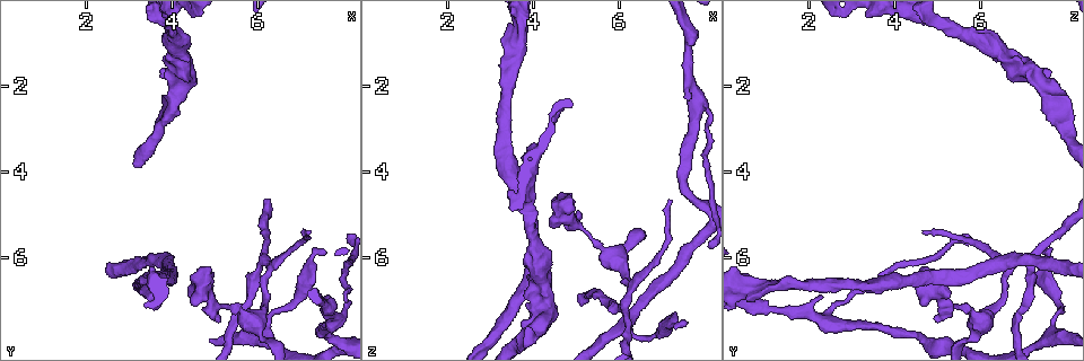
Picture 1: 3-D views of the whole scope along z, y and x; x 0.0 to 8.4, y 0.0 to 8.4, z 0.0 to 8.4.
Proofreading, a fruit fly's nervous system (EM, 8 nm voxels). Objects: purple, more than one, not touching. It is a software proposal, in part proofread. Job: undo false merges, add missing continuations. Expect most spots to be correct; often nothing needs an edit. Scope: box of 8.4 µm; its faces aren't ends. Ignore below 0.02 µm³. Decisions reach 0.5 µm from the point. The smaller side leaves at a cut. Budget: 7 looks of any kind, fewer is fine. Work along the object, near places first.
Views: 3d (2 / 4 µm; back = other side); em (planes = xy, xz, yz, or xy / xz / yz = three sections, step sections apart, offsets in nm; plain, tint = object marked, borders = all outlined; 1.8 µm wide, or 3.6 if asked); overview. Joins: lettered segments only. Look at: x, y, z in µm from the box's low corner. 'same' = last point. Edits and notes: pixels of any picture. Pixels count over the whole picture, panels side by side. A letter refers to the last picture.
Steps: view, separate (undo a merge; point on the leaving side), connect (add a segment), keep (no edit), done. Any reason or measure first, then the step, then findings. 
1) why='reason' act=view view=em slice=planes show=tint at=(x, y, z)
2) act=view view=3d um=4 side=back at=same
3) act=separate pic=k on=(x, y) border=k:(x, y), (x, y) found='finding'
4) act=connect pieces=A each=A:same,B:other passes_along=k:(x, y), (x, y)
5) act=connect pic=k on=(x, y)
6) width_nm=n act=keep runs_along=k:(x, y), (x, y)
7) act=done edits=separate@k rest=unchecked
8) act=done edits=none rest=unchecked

why='calibre changes' act=view view=3d um=2 at=(4.05, 0.85, 5.75)

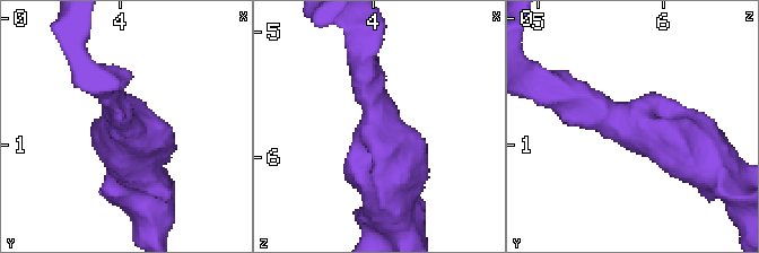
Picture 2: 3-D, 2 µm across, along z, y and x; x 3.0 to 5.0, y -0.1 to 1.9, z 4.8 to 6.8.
arm_widths_nm=220,420 why='need the tissue' act=view view=em slice=yz step=4 show=tint at=(4.04, 0.82, 5.74)

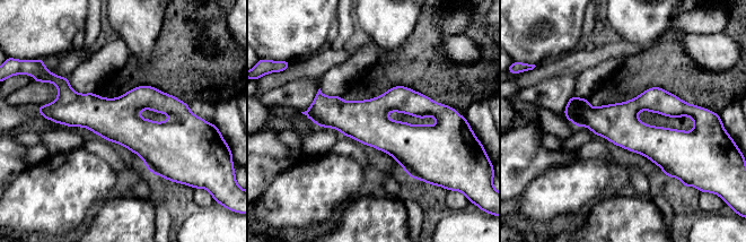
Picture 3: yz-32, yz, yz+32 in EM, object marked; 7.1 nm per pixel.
act=view view=em slice=planes show=borders at=same

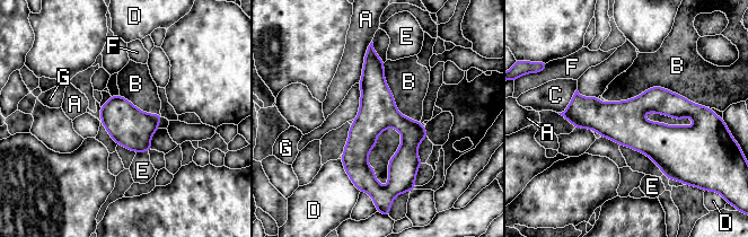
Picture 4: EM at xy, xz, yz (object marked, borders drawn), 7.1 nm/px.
width_nm=260 longest_contact=B:700nm act=keep each=A:other,B:other,C:other,D:other,E:other,F:other,G:other found='all the same cell'

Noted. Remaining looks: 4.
why='thick end' act=view view=3d um=2 at=(3.75, 1.70, 7.65)

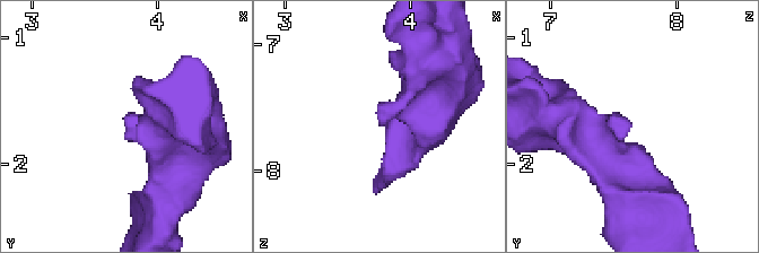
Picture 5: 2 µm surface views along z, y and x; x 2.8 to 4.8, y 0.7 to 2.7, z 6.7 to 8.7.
act=view view=em um=3.6 slice=xy step=16 show=borders at=(3.78, 1.68, 7.60)

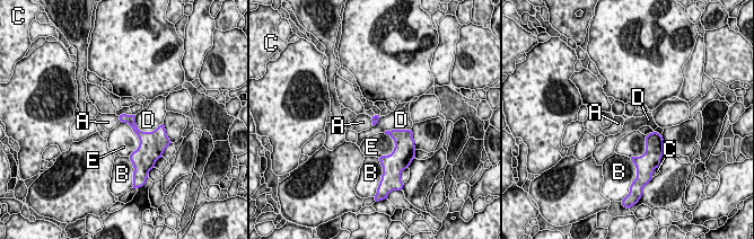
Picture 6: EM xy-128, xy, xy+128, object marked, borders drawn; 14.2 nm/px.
why='cut it another way' act=view view=em um=3.6 slice=planes show=borders at=same

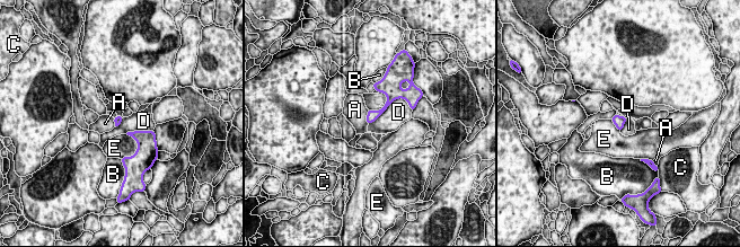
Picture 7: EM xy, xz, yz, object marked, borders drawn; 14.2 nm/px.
act=keep each=A:other,B:other,C:other,D:other,E:other border=7:(401, 97), (396, 98), (369, 124) found='none of them fits'

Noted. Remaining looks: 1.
act=done edits=none rest=unchecked

